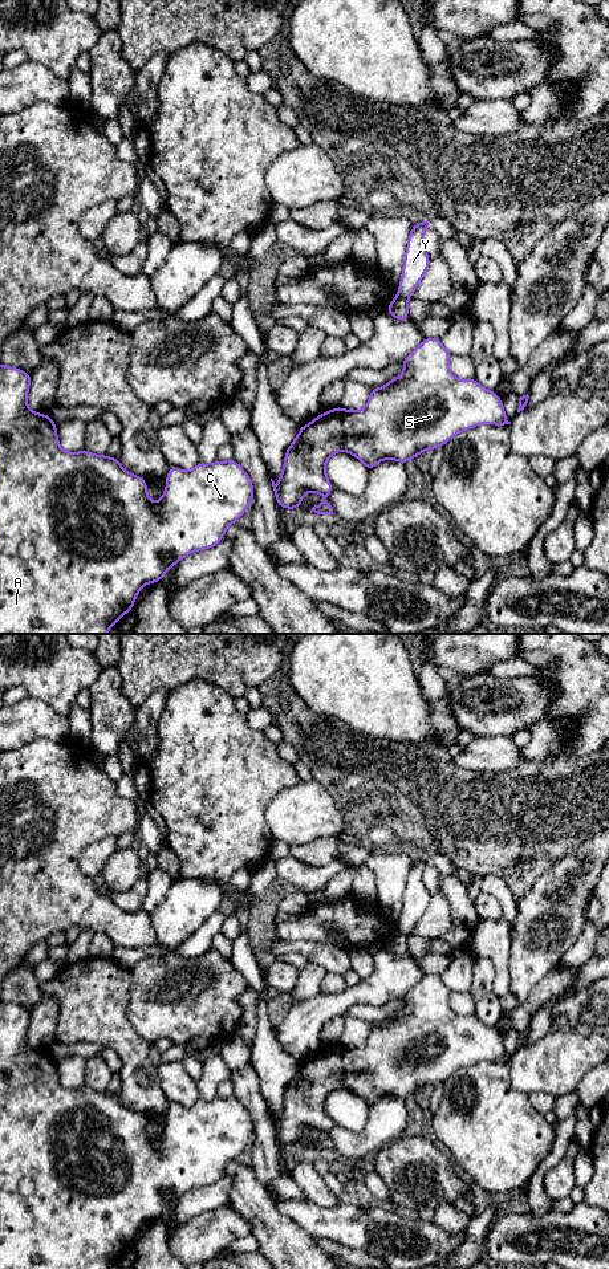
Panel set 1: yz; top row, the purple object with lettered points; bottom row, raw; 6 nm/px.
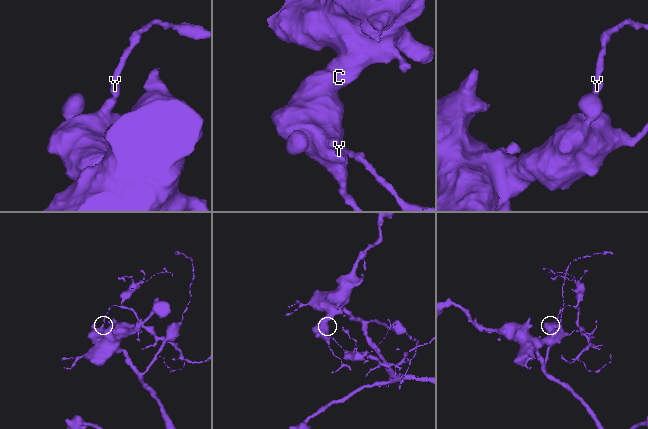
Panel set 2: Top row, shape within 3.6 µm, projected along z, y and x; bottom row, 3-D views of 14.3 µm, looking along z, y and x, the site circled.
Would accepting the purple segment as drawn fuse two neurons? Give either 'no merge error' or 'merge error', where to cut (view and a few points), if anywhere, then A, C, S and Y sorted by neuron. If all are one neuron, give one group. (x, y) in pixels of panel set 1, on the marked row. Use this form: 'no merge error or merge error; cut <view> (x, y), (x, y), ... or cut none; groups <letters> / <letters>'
merge error; cut yz (397, 293), (407, 299); groups A C S / Y

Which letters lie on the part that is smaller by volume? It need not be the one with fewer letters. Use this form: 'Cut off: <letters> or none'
Cut off: Y

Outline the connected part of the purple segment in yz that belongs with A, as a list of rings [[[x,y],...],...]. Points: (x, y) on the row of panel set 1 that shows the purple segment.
[[[0,363],[0,634],[107,634],[125,614],[133,611],[135,599],[146,583],[159,583],[169,569],[178,565],[183,557],[212,549],[223,541],[228,526],[236,524],[255,500],[255,487],[249,475],[234,457],[212,464],[199,461],[191,471],[169,467],[163,496],[158,503],[151,503],[146,479],[125,471],[119,457],[96,455],[86,448],[80,452],[66,452],[61,448],[57,424],[50,415],[28,408],[31,381],[31,373]]]

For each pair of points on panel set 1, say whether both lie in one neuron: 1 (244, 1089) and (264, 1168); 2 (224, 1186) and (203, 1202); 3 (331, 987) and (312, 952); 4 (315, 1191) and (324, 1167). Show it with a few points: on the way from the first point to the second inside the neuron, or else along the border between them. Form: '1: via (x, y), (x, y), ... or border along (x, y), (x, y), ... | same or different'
1: via (259, 1109), (264, 1127), (264, 1148) | same
2: via (219, 1191), (208, 1198) | same
3: border along (327, 972), (337, 972), (342, 976) | different
4: border along (312, 1163), (321, 1175) | different

